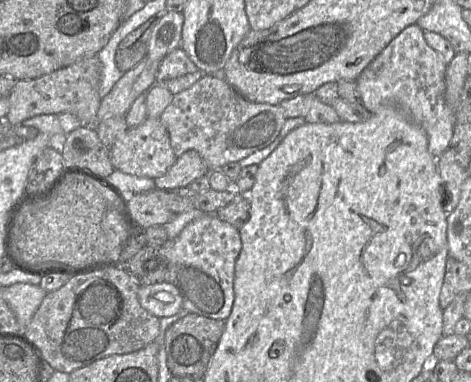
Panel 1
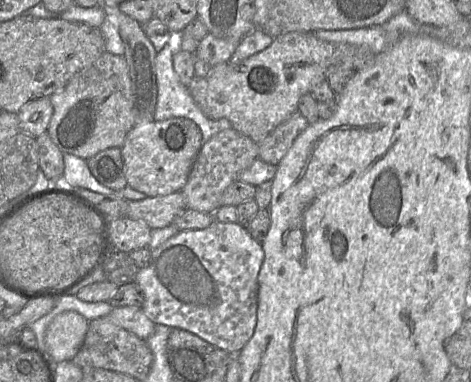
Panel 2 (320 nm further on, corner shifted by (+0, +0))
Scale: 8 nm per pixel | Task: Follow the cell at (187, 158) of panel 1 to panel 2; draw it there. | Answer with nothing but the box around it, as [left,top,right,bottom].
[125,191,187,230]

